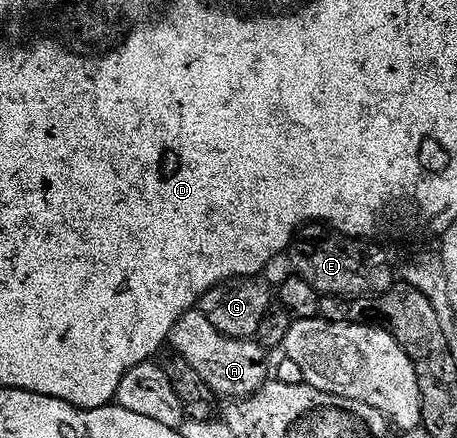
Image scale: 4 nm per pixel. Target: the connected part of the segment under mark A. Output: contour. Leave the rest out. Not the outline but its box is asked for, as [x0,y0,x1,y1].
[169,310,269,399]

